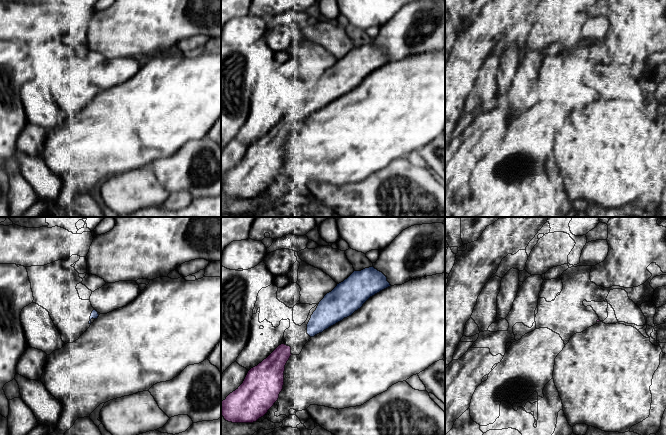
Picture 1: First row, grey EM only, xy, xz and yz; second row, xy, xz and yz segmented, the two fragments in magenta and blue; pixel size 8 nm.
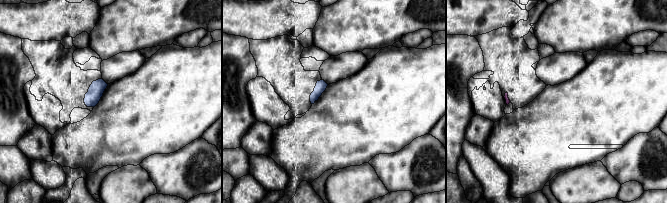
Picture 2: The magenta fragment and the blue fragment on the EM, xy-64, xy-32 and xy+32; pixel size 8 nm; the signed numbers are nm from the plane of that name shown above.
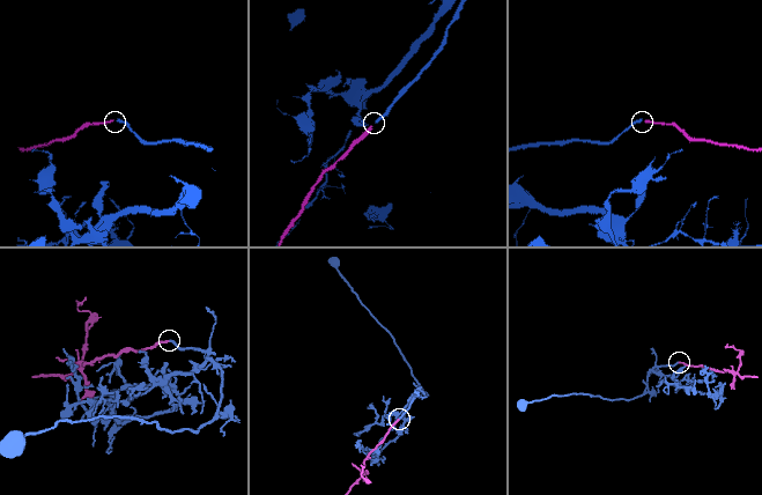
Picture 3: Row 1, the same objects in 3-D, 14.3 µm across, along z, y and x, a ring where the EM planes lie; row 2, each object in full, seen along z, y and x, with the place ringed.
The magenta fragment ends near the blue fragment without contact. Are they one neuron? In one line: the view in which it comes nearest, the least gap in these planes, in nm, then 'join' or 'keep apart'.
xz | 180 nm | join

